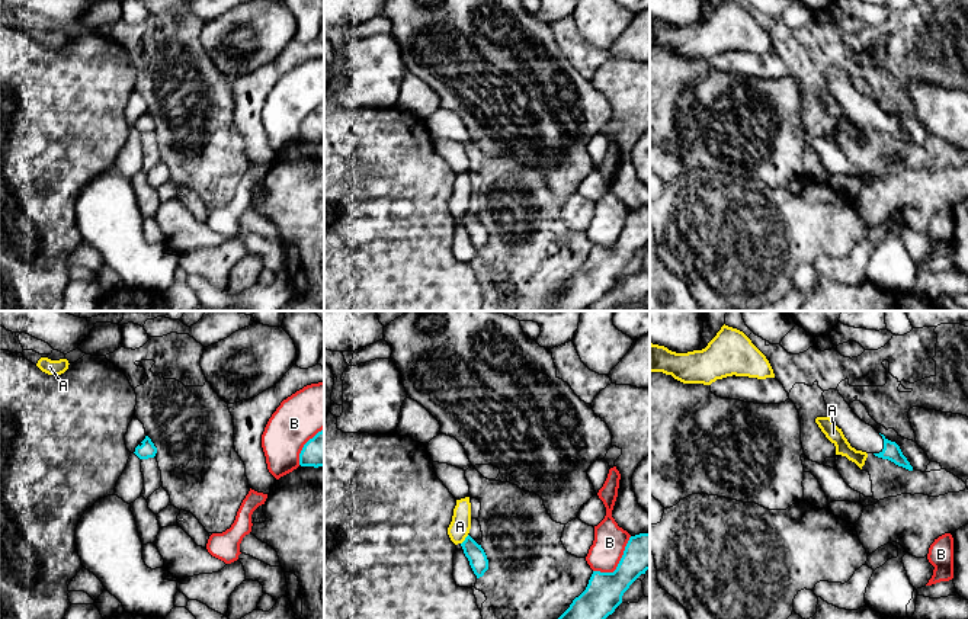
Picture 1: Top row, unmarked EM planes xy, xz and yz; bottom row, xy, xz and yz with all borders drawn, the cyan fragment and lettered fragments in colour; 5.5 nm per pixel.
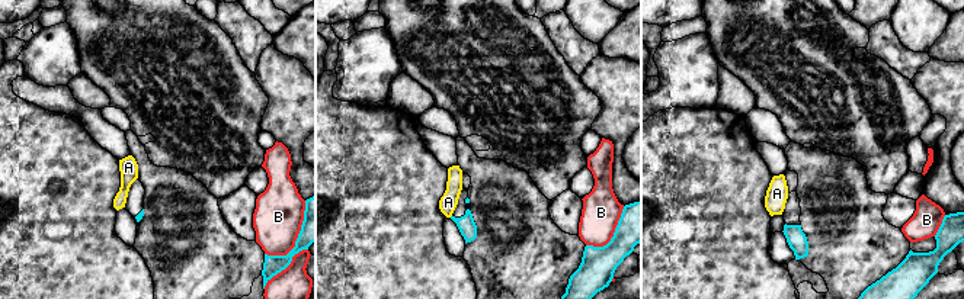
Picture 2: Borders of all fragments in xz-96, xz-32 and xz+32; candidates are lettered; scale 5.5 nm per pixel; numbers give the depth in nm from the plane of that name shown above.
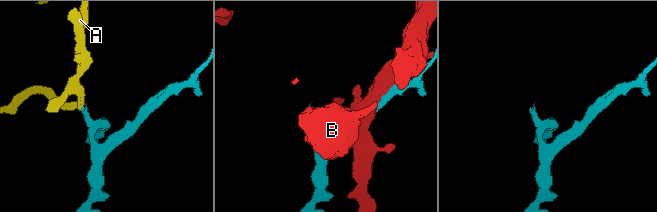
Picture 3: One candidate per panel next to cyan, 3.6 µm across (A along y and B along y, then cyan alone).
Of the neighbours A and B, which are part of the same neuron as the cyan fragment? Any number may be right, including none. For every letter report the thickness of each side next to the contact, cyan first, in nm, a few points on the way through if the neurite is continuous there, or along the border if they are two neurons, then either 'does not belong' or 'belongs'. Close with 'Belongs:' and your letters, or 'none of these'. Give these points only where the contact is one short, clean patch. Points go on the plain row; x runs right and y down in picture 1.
A: 100 nm thick on the cyan side, 120 nm on the other; does not belong
B: 200 nm thick on the cyan side, 180 nm on the other; does not belong
Belongs: none of these

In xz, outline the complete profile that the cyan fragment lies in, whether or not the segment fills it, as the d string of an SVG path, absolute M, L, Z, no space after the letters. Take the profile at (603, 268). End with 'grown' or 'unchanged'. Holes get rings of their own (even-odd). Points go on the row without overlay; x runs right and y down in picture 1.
M650 208L631 211L613 247L593 246L586 264L542 311L584 311L622 278L624 267L650 244Z; unchanged

